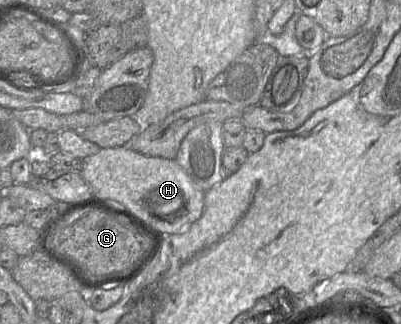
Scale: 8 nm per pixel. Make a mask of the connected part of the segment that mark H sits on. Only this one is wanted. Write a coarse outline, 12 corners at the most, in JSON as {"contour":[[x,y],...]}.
{"contour":[[130,146],[84,159],[92,194],[165,234],[204,211],[175,159]]}

